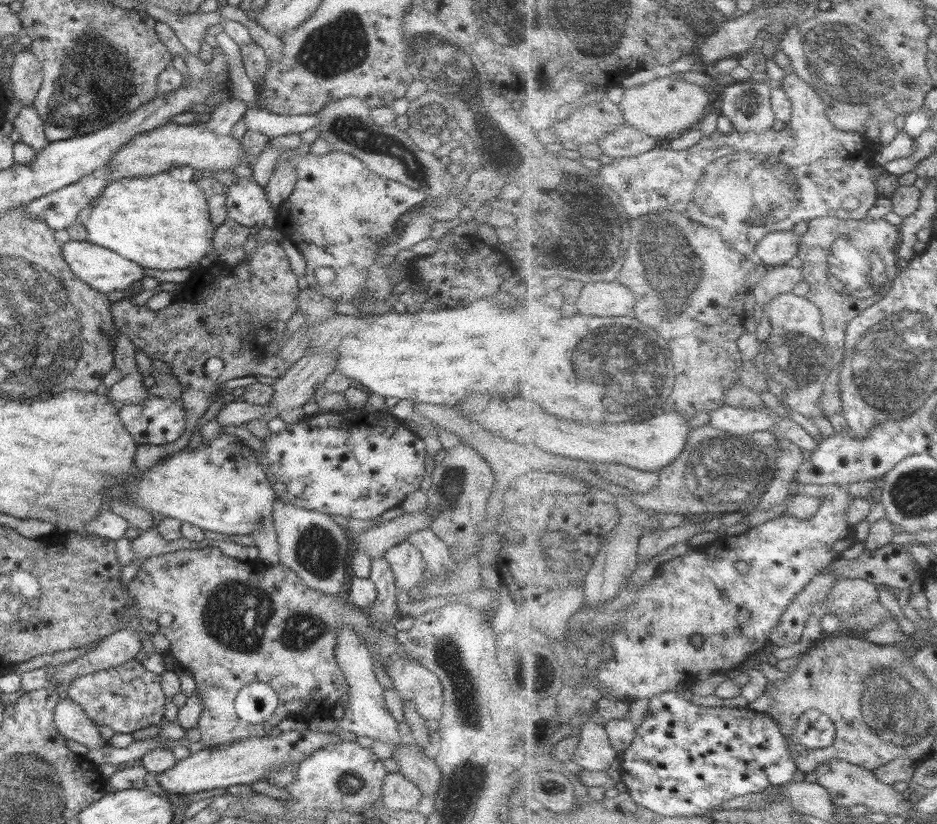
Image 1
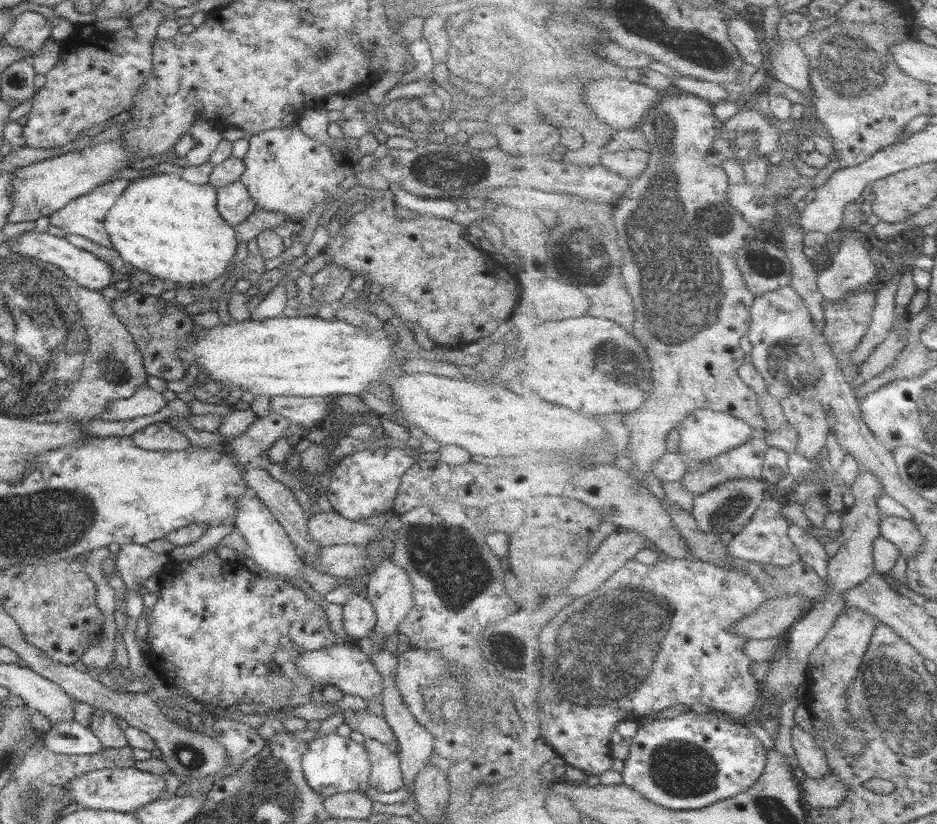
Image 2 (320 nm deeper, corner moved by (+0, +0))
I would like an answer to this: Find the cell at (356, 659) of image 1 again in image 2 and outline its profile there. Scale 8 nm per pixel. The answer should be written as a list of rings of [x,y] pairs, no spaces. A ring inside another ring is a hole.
[[[243,491],[236,498],[236,509],[234,510],[233,529],[237,531],[247,545],[247,556],[257,564],[257,566],[267,572],[278,574],[280,577],[287,576],[303,580],[300,568],[304,566],[299,555],[286,537],[283,527],[274,519],[274,516],[261,504],[261,501],[254,495]]]

